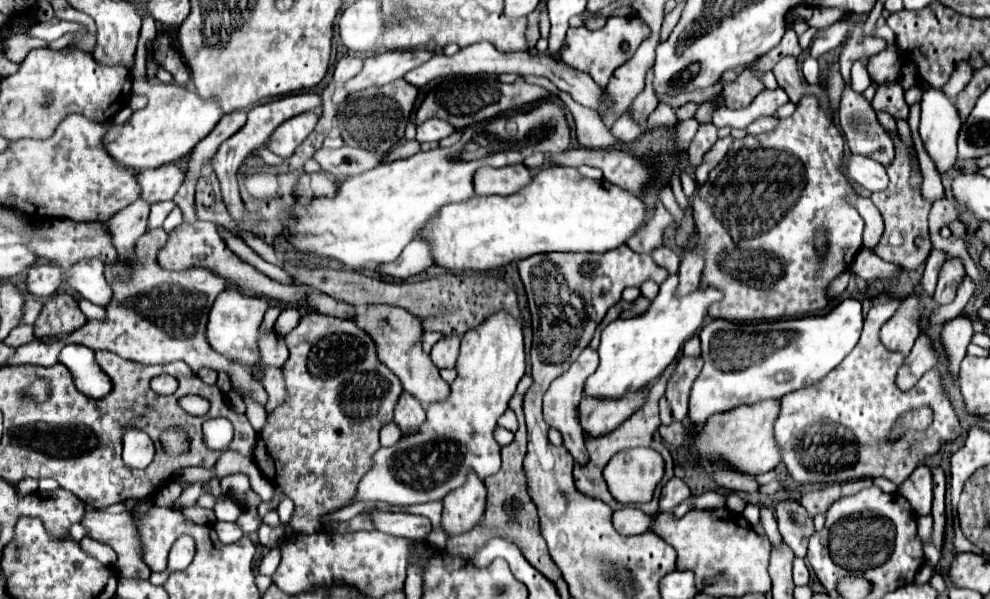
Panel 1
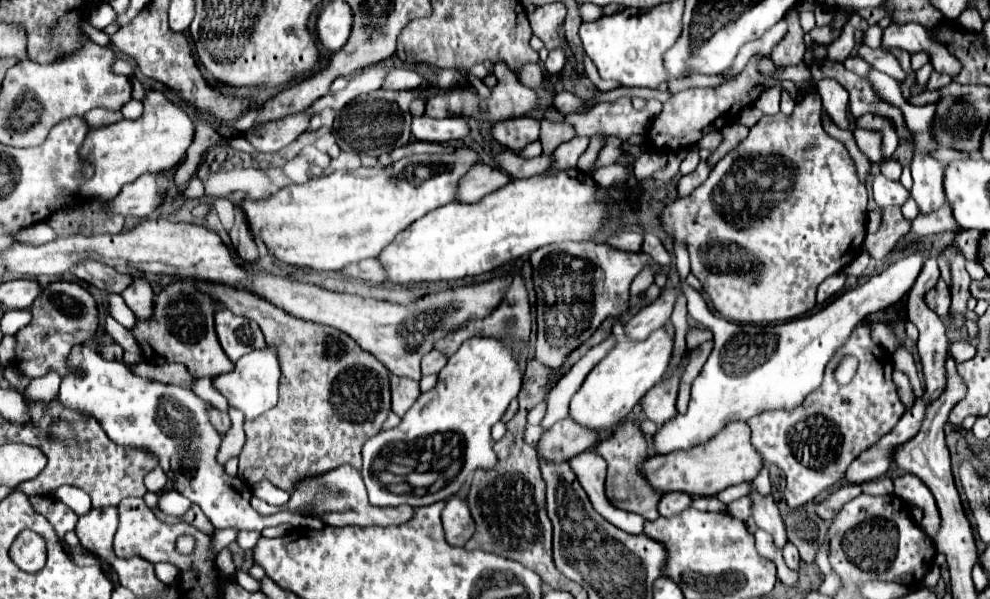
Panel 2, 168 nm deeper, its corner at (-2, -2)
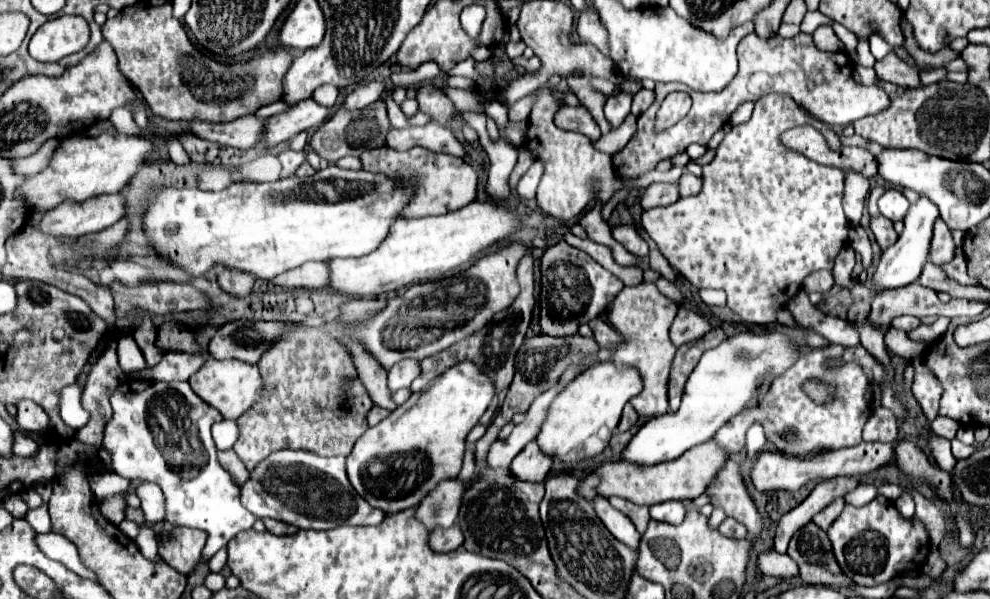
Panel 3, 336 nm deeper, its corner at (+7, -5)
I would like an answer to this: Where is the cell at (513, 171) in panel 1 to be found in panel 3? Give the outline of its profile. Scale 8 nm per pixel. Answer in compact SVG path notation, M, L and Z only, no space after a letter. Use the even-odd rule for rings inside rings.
M376 148L368 150L360 156L362 168L370 172L384 172L386 176L396 180L396 172L402 180L416 178L420 182L418 192L412 200L412 204L402 212L402 216L432 216L432 214L444 214L458 208L464 208L466 204L476 200L478 194L478 174L476 170L466 164L462 158L448 156L448 154L436 154L428 152L424 148L410 148L404 152L398 152L394 148Z

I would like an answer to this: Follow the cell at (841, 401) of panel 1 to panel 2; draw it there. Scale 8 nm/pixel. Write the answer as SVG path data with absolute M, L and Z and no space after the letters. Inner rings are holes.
M867 321L857 325L849 335L849 341L845 341L837 355L833 355L835 363L845 355L859 359L857 375L849 385L839 385L833 377L833 365L827 365L823 383L809 393L799 407L791 411L769 409L747 419L751 441L763 461L781 467L787 475L785 501L791 509L811 503L821 491L841 483L851 461L889 433L895 427L895 421L903 415L903 405L897 399L891 379L893 365L889 363L889 353L885 355L885 349L873 343Z

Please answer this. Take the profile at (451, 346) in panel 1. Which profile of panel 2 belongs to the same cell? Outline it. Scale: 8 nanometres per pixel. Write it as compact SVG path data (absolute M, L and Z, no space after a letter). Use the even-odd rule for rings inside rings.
M431 351L429 355L425 355L421 359L421 375L431 375L431 373L439 373L447 363L447 357L441 355L439 351Z

